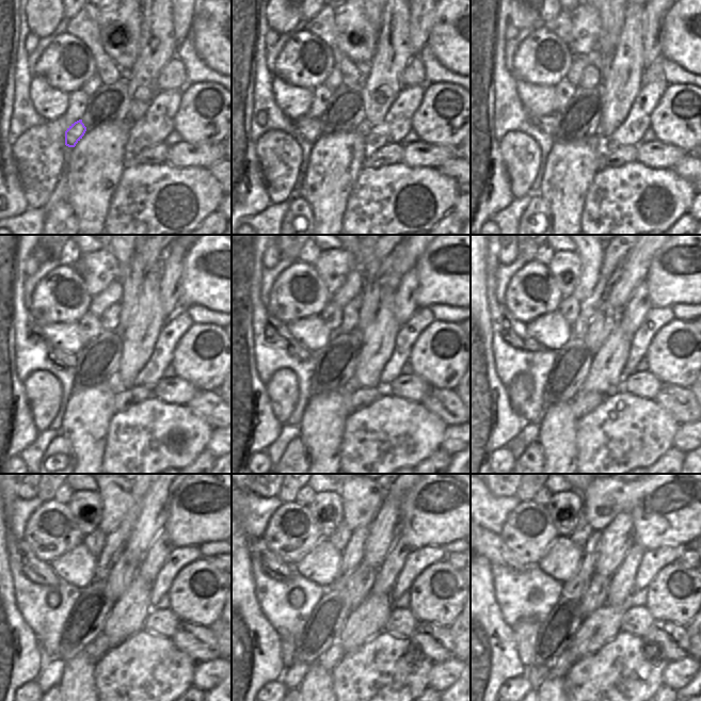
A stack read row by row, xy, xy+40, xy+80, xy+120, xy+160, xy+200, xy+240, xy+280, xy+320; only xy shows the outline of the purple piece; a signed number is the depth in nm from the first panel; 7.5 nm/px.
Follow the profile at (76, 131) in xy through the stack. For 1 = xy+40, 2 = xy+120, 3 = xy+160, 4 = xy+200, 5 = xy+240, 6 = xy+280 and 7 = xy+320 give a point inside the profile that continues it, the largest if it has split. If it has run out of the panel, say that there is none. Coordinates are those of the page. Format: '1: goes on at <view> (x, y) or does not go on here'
1: goes on at xy+40 (309, 127)
2: goes on at xy+120 (62, 359)
3: goes on at xy+160 (283, 339)
4: goes on at xy+200 (523, 340)
5: goes on at xy+240 (46, 575)
6: goes on at xy+280 (257, 547)
7: goes on at xy+320 (492, 547)

